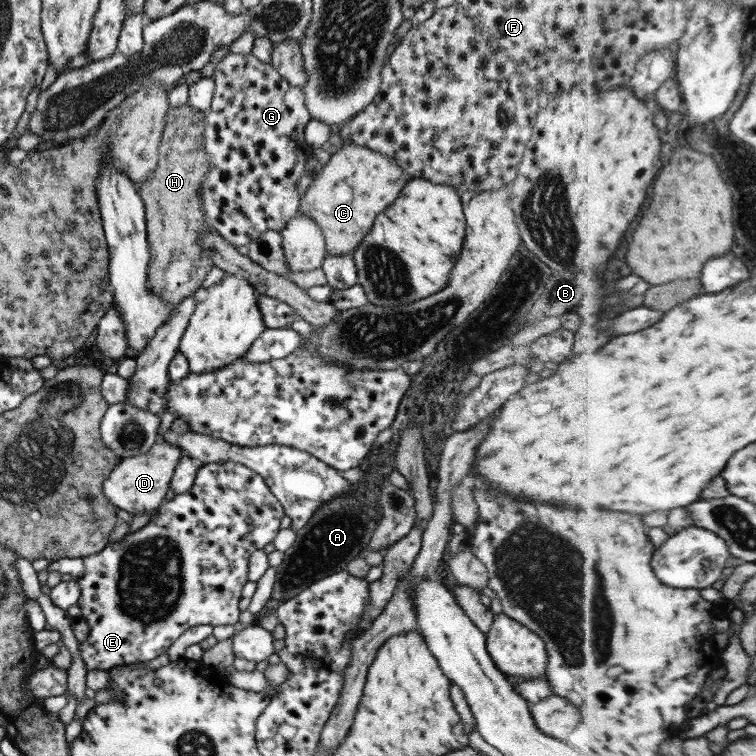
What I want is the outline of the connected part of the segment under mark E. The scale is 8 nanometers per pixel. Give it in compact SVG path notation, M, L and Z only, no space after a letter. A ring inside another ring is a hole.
M235 462L207 463L201 465L195 480L191 484L190 491L181 495L174 495L172 499L164 500L159 506L156 514L147 521L147 524L139 528L137 532L125 533L124 536L114 543L108 542L98 553L81 558L60 558L51 561L44 570L47 572L55 570L59 573L67 573L73 579L73 582L79 586L79 599L76 605L80 608L80 617L82 617L89 629L87 639L83 643L78 643L79 656L86 670L104 670L109 671L121 665L129 665L137 662L147 662L157 658L159 654L165 653L165 650L179 638L179 635L187 628L198 624L209 624L212 627L224 624L233 624L238 621L237 616L240 612L238 602L240 592L243 586L248 582L247 561L249 555L254 550L259 550L280 530L280 520L284 516L282 506L279 501L271 495L267 484L263 483L263 478L255 474L253 470L241 466Z

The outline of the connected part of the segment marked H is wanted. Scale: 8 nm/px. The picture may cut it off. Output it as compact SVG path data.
M187 104L170 107L166 113L159 141L158 163L149 178L146 178L142 183L134 183L144 206L146 241L149 246L146 288L163 302L177 304L182 298L195 292L201 286L206 272L212 266L211 259L201 251L198 242L199 233L215 231L212 226L206 223L198 197L198 188L208 169L208 163L204 160L204 151L202 150L203 122L204 113Z

